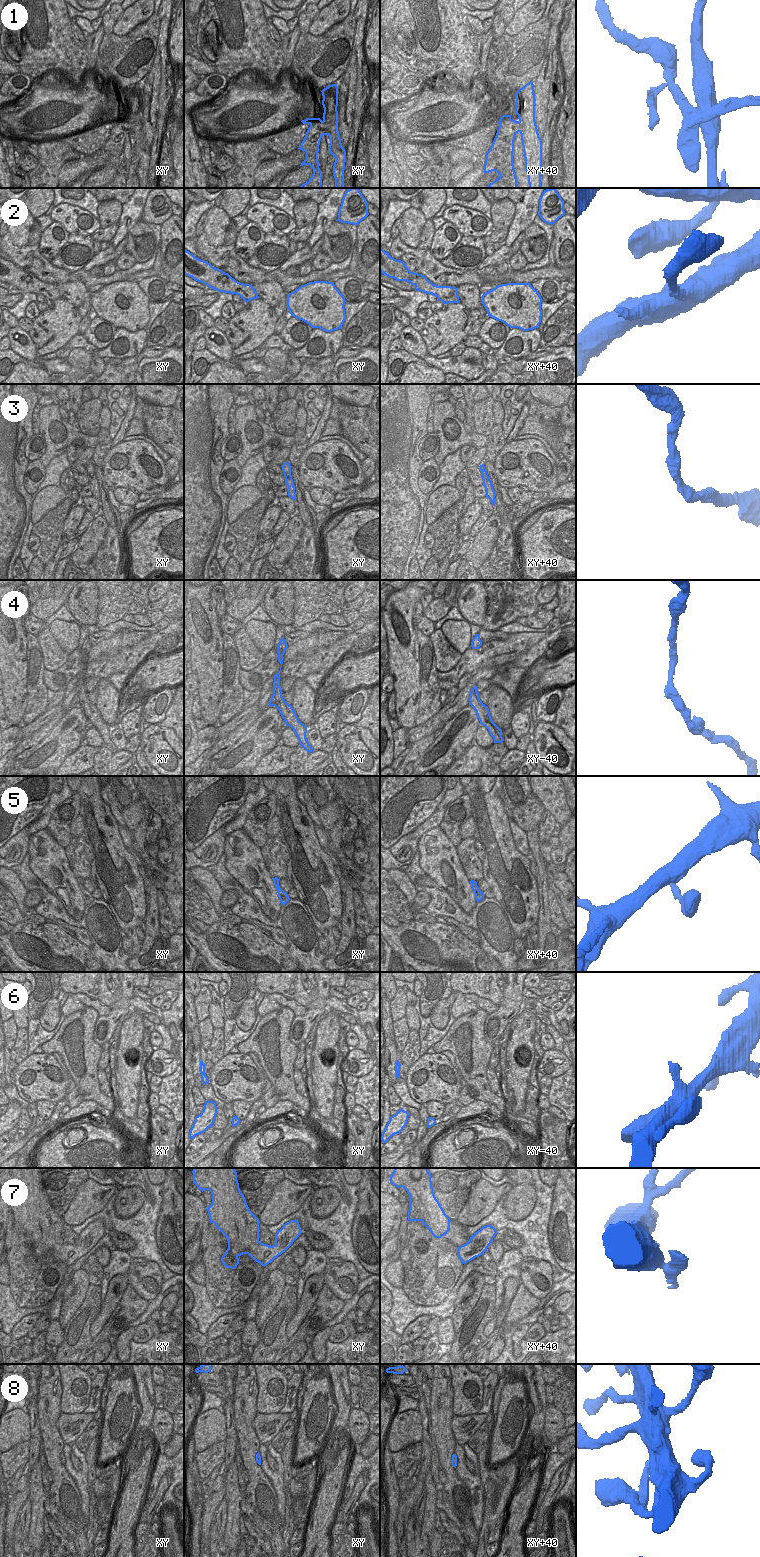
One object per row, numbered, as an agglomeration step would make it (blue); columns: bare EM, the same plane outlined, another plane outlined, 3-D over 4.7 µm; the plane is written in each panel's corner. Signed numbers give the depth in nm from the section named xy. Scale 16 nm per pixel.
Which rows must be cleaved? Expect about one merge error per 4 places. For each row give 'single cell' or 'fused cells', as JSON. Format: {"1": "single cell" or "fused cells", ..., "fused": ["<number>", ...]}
{"1": "fused cells", "2": "single cell", "3": "single cell", "4": "single cell", "5": "single cell", "6": "single cell", "7": "single cell", "8": "single cell", "fused": ["1"]}

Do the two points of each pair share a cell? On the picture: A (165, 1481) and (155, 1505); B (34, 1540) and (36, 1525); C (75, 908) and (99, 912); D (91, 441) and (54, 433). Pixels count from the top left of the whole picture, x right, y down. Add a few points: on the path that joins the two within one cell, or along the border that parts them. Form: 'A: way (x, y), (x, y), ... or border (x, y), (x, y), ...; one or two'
A: way (162, 1487), (157, 1499); one
B: way (36, 1536), (36, 1529); one
C: border (62, 903), (66, 912), (73, 918), (82, 917); two
D: way (82, 436), (63, 433); one

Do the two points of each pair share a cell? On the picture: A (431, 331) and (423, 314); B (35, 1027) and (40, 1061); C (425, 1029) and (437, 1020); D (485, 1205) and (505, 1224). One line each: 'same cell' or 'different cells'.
A: different cells
B: different cells
C: different cells
D: different cells

